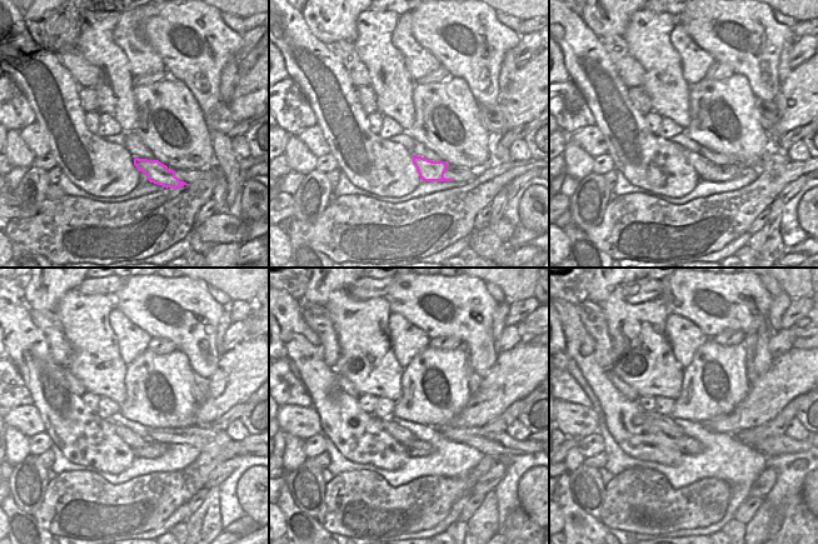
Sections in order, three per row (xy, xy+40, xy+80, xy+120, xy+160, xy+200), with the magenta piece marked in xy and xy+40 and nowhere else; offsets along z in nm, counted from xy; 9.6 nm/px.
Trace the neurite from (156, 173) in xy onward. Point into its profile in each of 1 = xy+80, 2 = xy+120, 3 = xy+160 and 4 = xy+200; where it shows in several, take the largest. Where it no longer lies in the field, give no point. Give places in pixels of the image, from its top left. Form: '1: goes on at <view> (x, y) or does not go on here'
1: goes on at xy+80 (704, 168)
2: goes on at xy+120 (130, 438)
3: goes on at xy+160 (403, 435)
4: goes on at xy+200 (666, 424)

